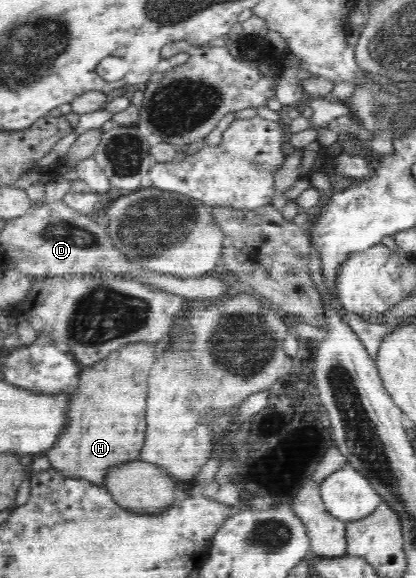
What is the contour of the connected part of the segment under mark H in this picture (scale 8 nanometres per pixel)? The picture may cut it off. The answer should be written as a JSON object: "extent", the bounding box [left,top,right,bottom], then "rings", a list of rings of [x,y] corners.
{"extent":[46,346,155,486],"rings":[[[125,346],[123,350],[117,350],[115,354],[110,354],[109,357],[97,364],[92,365],[91,367],[83,367],[81,374],[79,374],[79,381],[76,384],[74,396],[70,398],[70,408],[69,408],[69,424],[66,428],[62,430],[62,436],[59,437],[58,442],[55,442],[55,446],[47,451],[46,456],[49,459],[51,468],[55,469],[56,472],[59,472],[60,476],[73,477],[77,479],[83,479],[84,481],[91,481],[93,485],[105,486],[105,476],[109,474],[111,468],[114,468],[115,465],[123,465],[126,462],[131,462],[139,459],[140,449],[143,447],[145,439],[145,430],[147,424],[146,420],[143,418],[145,416],[145,400],[147,400],[147,386],[137,386],[141,382],[145,382],[149,378],[149,370],[155,362],[155,346]]]}

